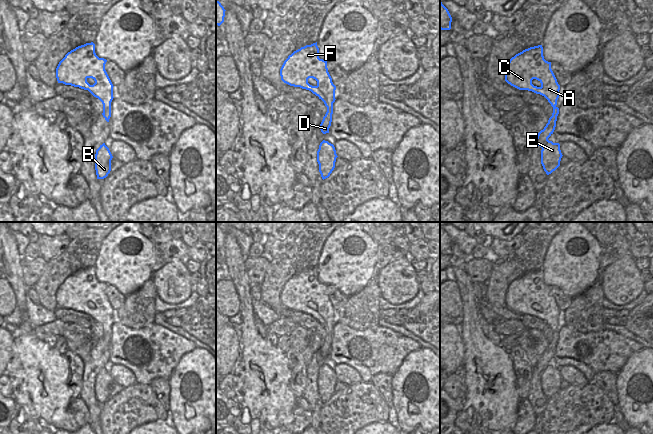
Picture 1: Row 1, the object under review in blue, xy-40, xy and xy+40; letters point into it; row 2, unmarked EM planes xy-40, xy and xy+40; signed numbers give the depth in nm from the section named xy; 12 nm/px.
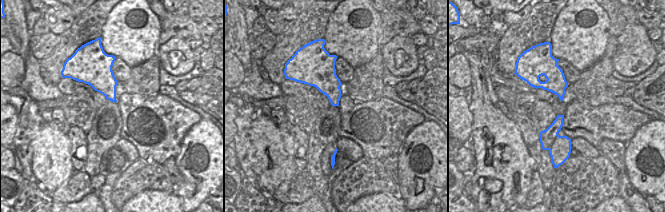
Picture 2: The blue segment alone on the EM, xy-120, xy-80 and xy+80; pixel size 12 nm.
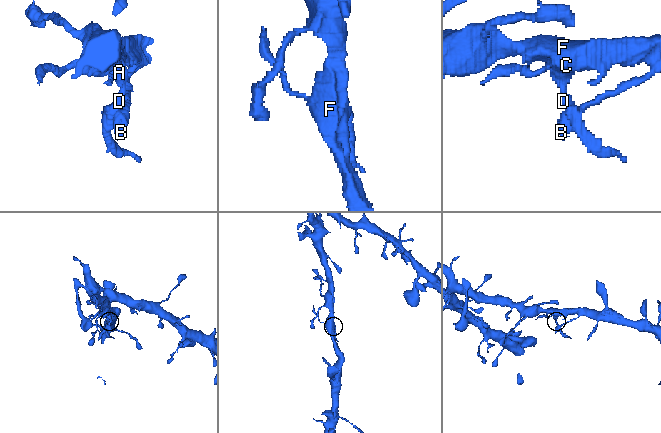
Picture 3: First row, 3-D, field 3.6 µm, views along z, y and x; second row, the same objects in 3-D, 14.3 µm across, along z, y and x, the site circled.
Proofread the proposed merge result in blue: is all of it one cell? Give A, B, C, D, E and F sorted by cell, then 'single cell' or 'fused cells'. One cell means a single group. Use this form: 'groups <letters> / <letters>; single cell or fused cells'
groups A B C D E F; single cell

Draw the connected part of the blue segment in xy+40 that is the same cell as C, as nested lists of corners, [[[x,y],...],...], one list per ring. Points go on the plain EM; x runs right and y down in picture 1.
[[[542,269],[525,273],[512,281],[505,294],[505,305],[519,314],[528,314],[544,320],[553,331],[553,337],[548,347],[538,357],[536,366],[532,367],[532,369],[538,369],[542,372],[541,388],[546,398],[549,399],[560,390],[560,385],[563,380],[560,374],[560,368],[548,364],[555,354],[557,340],[559,338],[559,332],[556,329],[559,322],[560,309],[551,293],[551,286],[544,283]]]

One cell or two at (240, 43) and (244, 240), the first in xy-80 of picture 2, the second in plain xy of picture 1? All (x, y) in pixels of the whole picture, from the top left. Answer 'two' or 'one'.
two

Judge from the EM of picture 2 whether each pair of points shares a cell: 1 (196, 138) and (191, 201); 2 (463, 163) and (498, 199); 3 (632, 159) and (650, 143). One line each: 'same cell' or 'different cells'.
1: same cell
2: different cells
3: same cell

